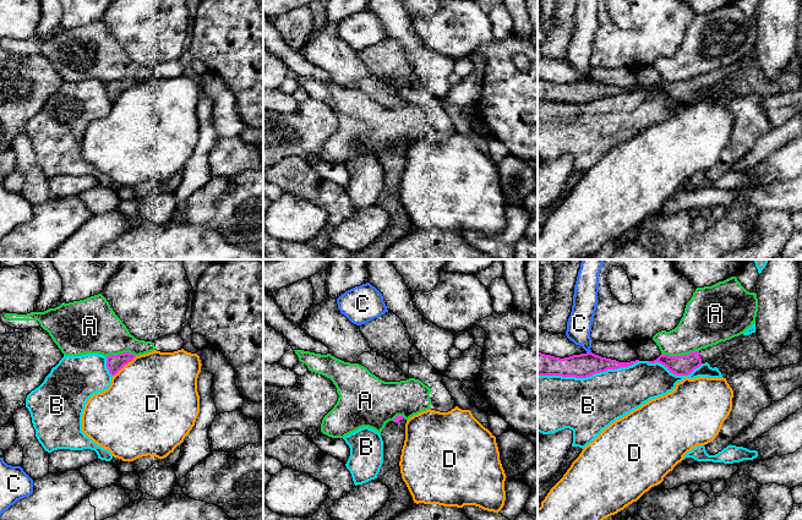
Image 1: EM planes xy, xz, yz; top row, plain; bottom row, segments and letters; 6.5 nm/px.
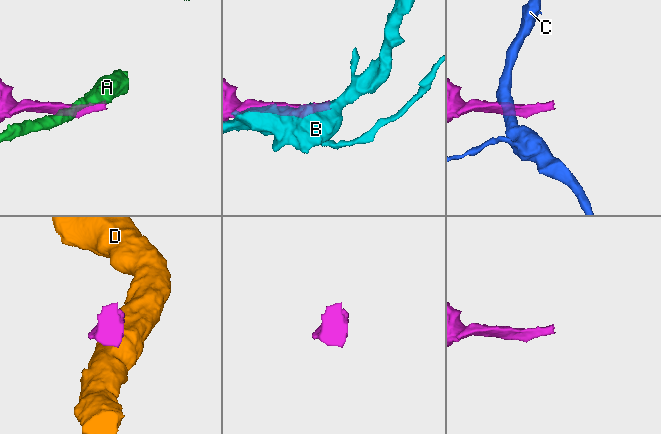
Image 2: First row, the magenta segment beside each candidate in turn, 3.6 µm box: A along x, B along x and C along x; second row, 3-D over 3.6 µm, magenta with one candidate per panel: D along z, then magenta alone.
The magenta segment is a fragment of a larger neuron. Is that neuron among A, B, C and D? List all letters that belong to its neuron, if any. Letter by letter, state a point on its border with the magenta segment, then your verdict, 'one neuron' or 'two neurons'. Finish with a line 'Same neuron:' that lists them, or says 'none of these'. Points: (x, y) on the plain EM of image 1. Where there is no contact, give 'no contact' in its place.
A: yz (680, 82) | two neurons
B: yz (588, 102) | two neurons
C: yz (589, 78) | two neurons
D: xy (124, 91) | two neurons
Same neuron: none of these

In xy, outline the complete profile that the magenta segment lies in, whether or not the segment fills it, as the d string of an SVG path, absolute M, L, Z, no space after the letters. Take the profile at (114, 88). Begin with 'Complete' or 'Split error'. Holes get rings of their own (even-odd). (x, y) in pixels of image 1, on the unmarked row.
Complete. M130 78L110 81L107 83L107 93L111 102L115 102L125 91L131 88L136 82Z

